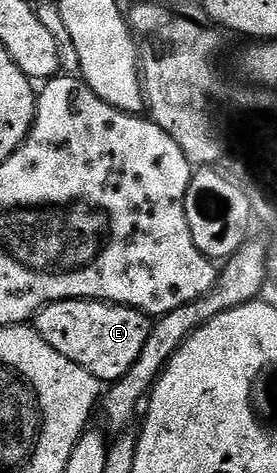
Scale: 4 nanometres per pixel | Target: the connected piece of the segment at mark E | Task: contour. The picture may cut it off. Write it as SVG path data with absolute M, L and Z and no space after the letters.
M60 300L37 313L35 327L43 342L59 350L63 358L71 358L71 362L83 366L87 374L99 381L112 382L123 378L123 374L135 366L135 358L143 354L151 320L139 309L122 304L107 304L103 300Z

